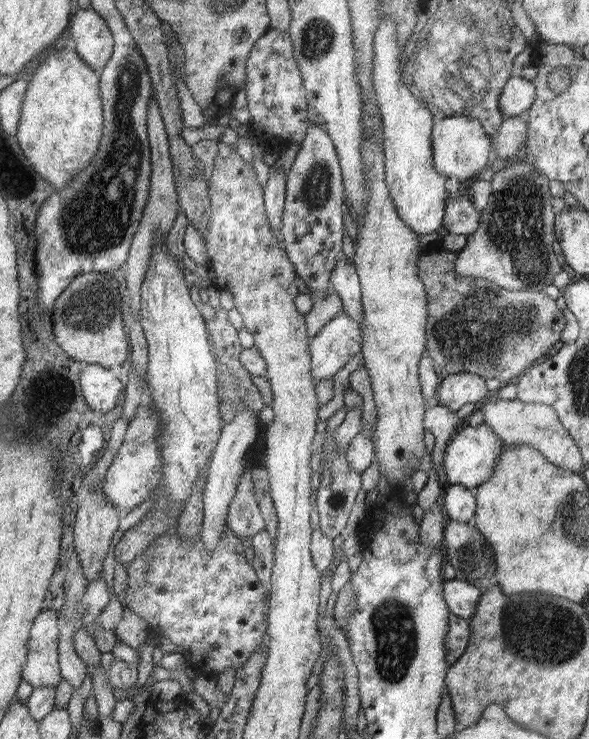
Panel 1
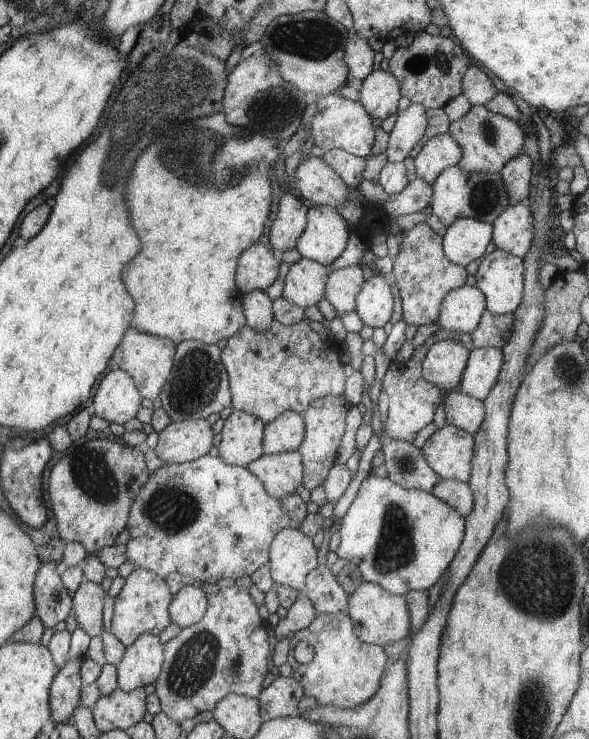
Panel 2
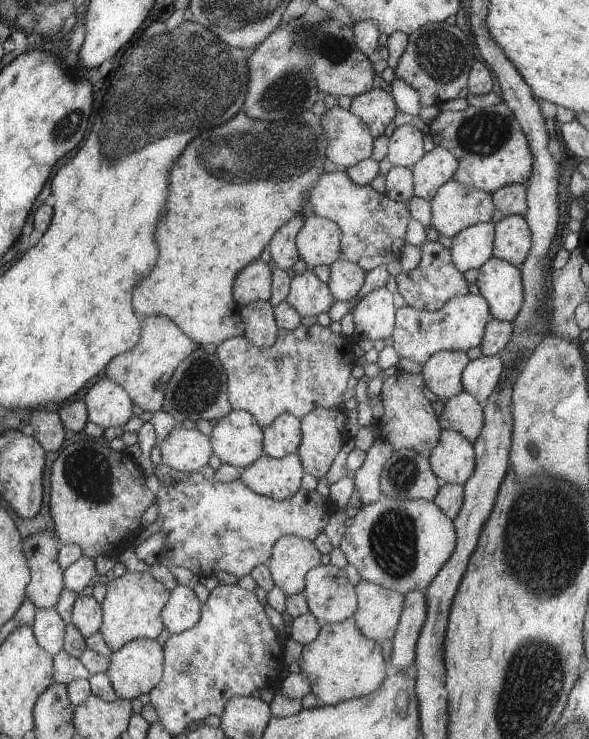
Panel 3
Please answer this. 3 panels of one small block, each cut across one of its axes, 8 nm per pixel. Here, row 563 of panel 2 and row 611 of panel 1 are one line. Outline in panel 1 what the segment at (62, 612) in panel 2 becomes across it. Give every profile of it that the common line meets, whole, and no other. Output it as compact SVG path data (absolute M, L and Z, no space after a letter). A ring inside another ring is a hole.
M44 610L43 614L35 621L31 629L30 642L28 642L27 662L23 666L23 680L28 680L33 689L51 686L56 688L60 683L60 669L58 652L58 618L55 610Z

